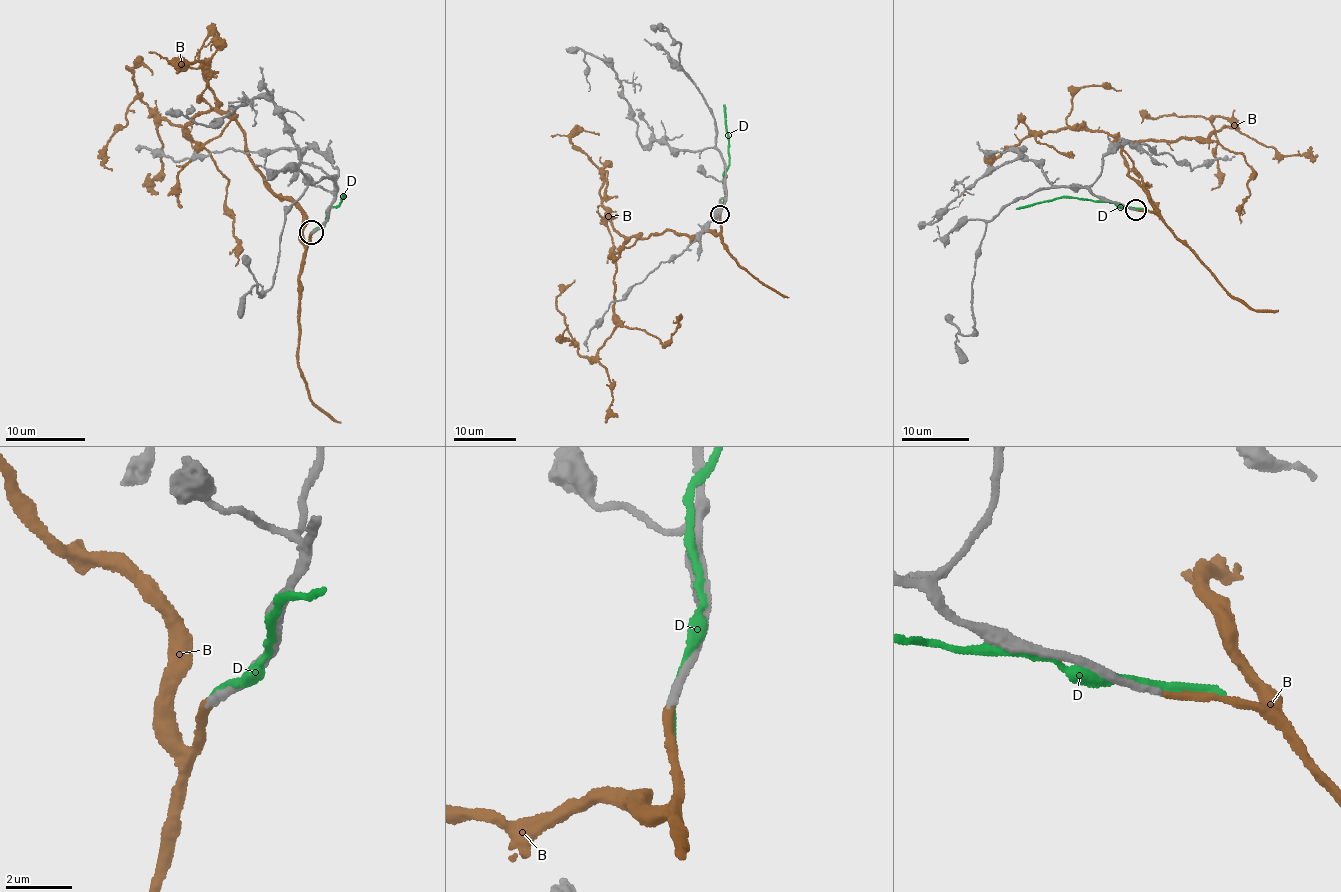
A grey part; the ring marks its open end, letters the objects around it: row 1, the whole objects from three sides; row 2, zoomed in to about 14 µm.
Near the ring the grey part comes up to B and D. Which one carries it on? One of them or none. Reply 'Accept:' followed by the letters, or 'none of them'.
Accept: B

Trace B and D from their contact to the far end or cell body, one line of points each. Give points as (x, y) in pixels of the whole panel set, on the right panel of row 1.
B: (1135, 209), (1156, 207), (1115, 143), (1208, 137), (1231, 124), (1223, 116), (1166, 115), (1141, 123)
D: (1125, 206), (1055, 197), (1015, 208)

